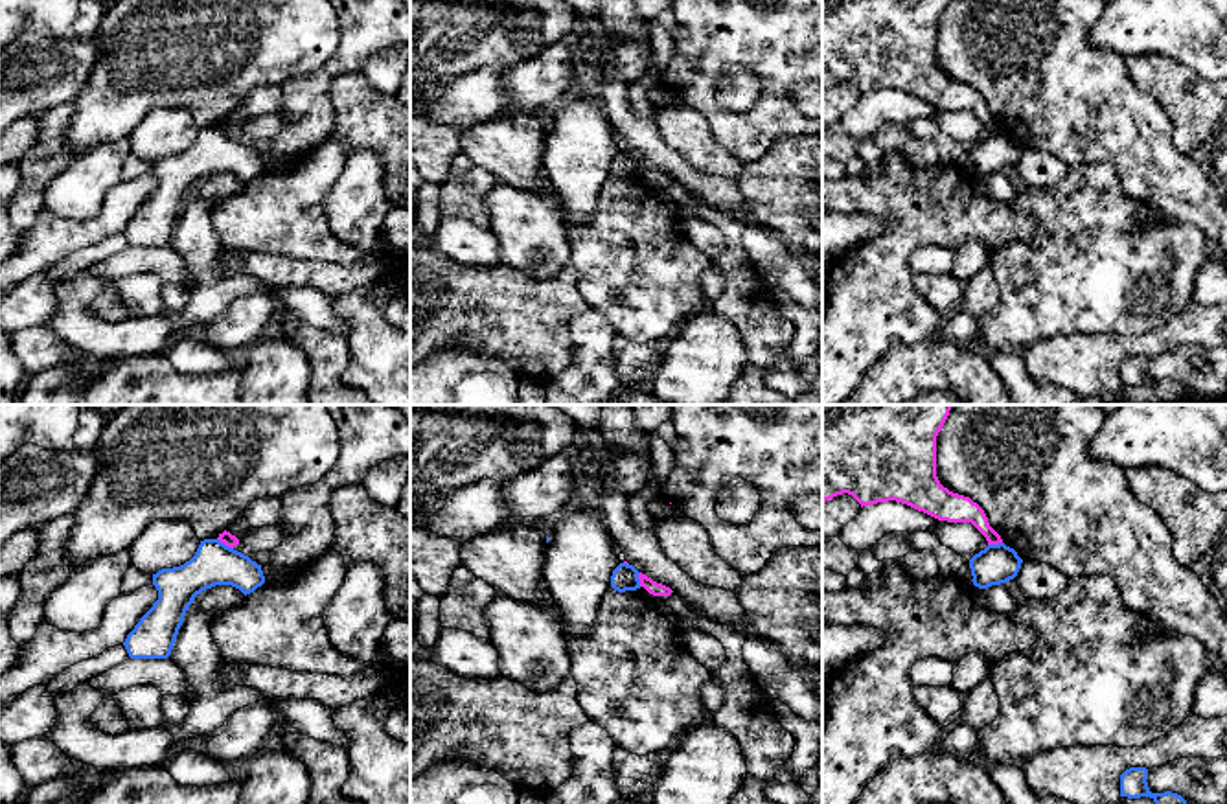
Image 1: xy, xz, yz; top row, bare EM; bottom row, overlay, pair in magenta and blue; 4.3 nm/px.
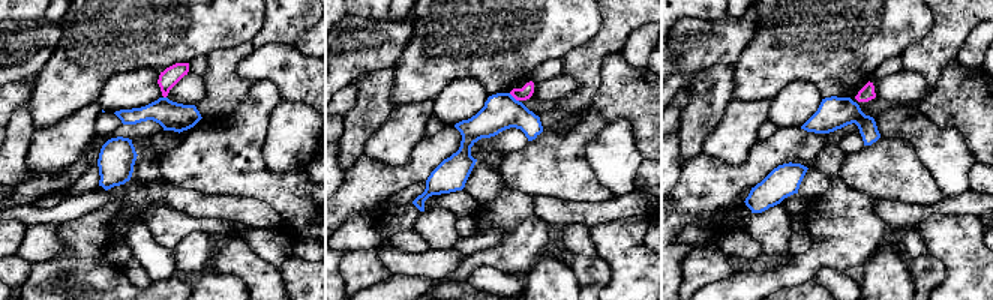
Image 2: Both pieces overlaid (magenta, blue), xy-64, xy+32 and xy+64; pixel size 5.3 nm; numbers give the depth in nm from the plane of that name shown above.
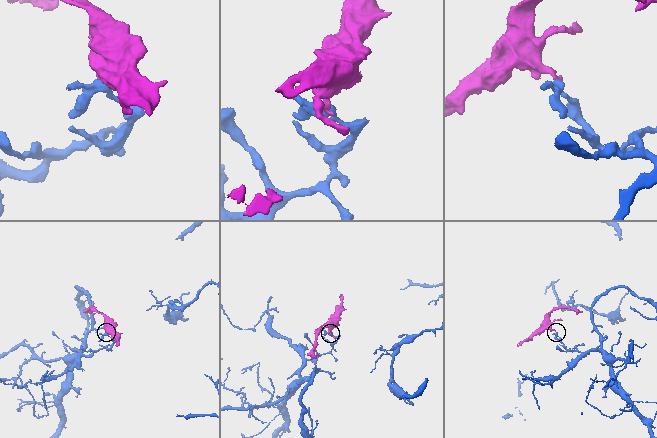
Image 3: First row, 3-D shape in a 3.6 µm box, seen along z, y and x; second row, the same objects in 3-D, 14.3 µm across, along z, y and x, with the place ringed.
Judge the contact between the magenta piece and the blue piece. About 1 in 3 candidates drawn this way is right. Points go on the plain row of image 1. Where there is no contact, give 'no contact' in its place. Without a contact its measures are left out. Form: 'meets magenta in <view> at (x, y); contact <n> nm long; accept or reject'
meets magenta in xy at (225, 131); contact 90 nm long; reject

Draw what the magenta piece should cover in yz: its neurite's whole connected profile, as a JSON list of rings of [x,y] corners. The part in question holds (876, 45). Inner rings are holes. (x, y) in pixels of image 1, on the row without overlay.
[[[822,0],[822,92],[852,83],[861,96],[896,88],[938,109],[971,110],[988,129],[1003,131],[984,98],[944,75],[936,64],[936,24],[949,0]]]

